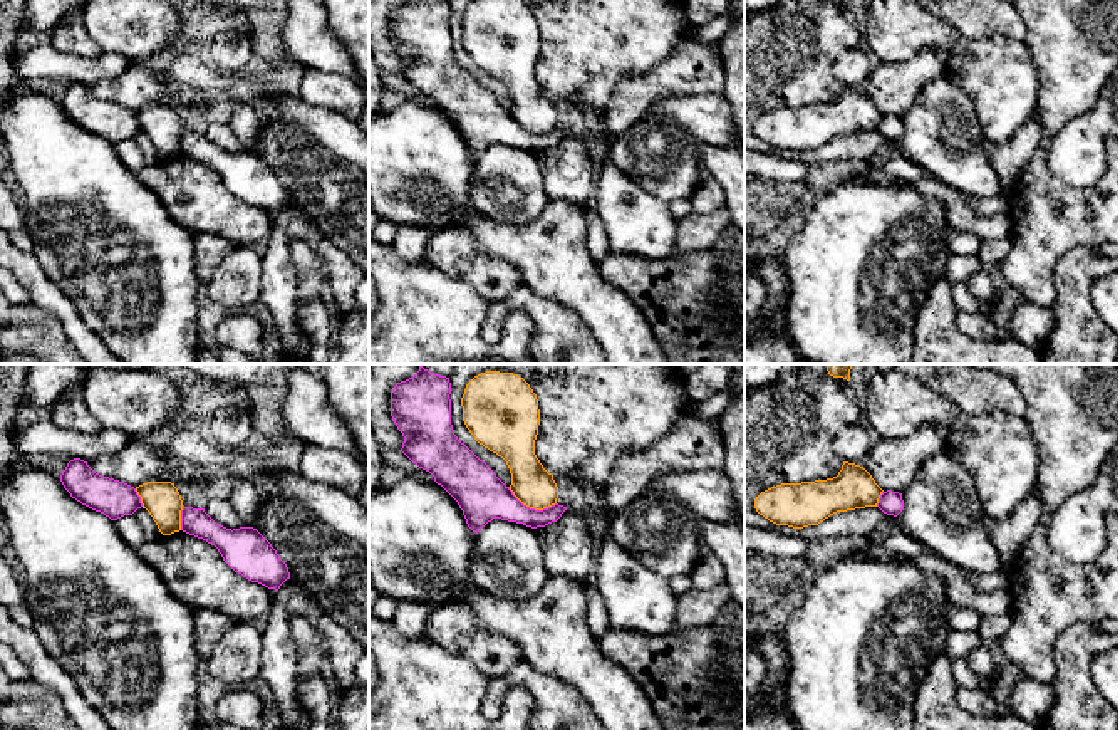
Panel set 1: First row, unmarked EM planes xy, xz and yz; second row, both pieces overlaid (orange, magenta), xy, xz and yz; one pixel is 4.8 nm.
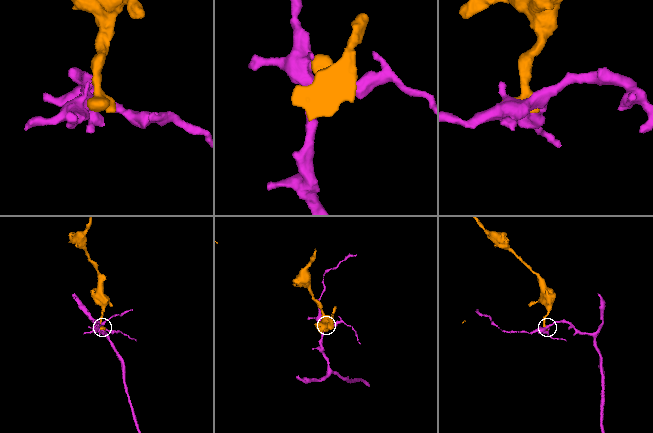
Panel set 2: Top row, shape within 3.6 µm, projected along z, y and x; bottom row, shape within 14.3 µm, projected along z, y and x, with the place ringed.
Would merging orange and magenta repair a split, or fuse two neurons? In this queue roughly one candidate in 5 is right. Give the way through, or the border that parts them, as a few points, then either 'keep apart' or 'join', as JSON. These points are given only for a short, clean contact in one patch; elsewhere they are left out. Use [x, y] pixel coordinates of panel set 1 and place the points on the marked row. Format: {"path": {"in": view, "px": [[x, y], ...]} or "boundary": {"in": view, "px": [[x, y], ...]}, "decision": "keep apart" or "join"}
{"boundary": {"in": "xz", "px": [[508, 487], [530, 507], [547, 509], [555, 504]]}, "decision": "keep apart"}

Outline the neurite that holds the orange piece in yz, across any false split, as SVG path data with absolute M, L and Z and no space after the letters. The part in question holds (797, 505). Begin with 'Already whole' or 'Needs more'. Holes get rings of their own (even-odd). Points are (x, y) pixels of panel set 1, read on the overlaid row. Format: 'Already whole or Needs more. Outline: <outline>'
Already whole. Outline: M843 461L833 478L781 483L761 492L754 508L776 525L803 529L837 512L877 507L882 492L863 467Z

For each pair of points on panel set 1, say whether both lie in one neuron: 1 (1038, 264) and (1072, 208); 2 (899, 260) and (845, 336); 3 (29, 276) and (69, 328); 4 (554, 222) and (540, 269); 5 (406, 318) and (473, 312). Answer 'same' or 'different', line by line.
1: same
2: same
3: same
4: same
5: same

